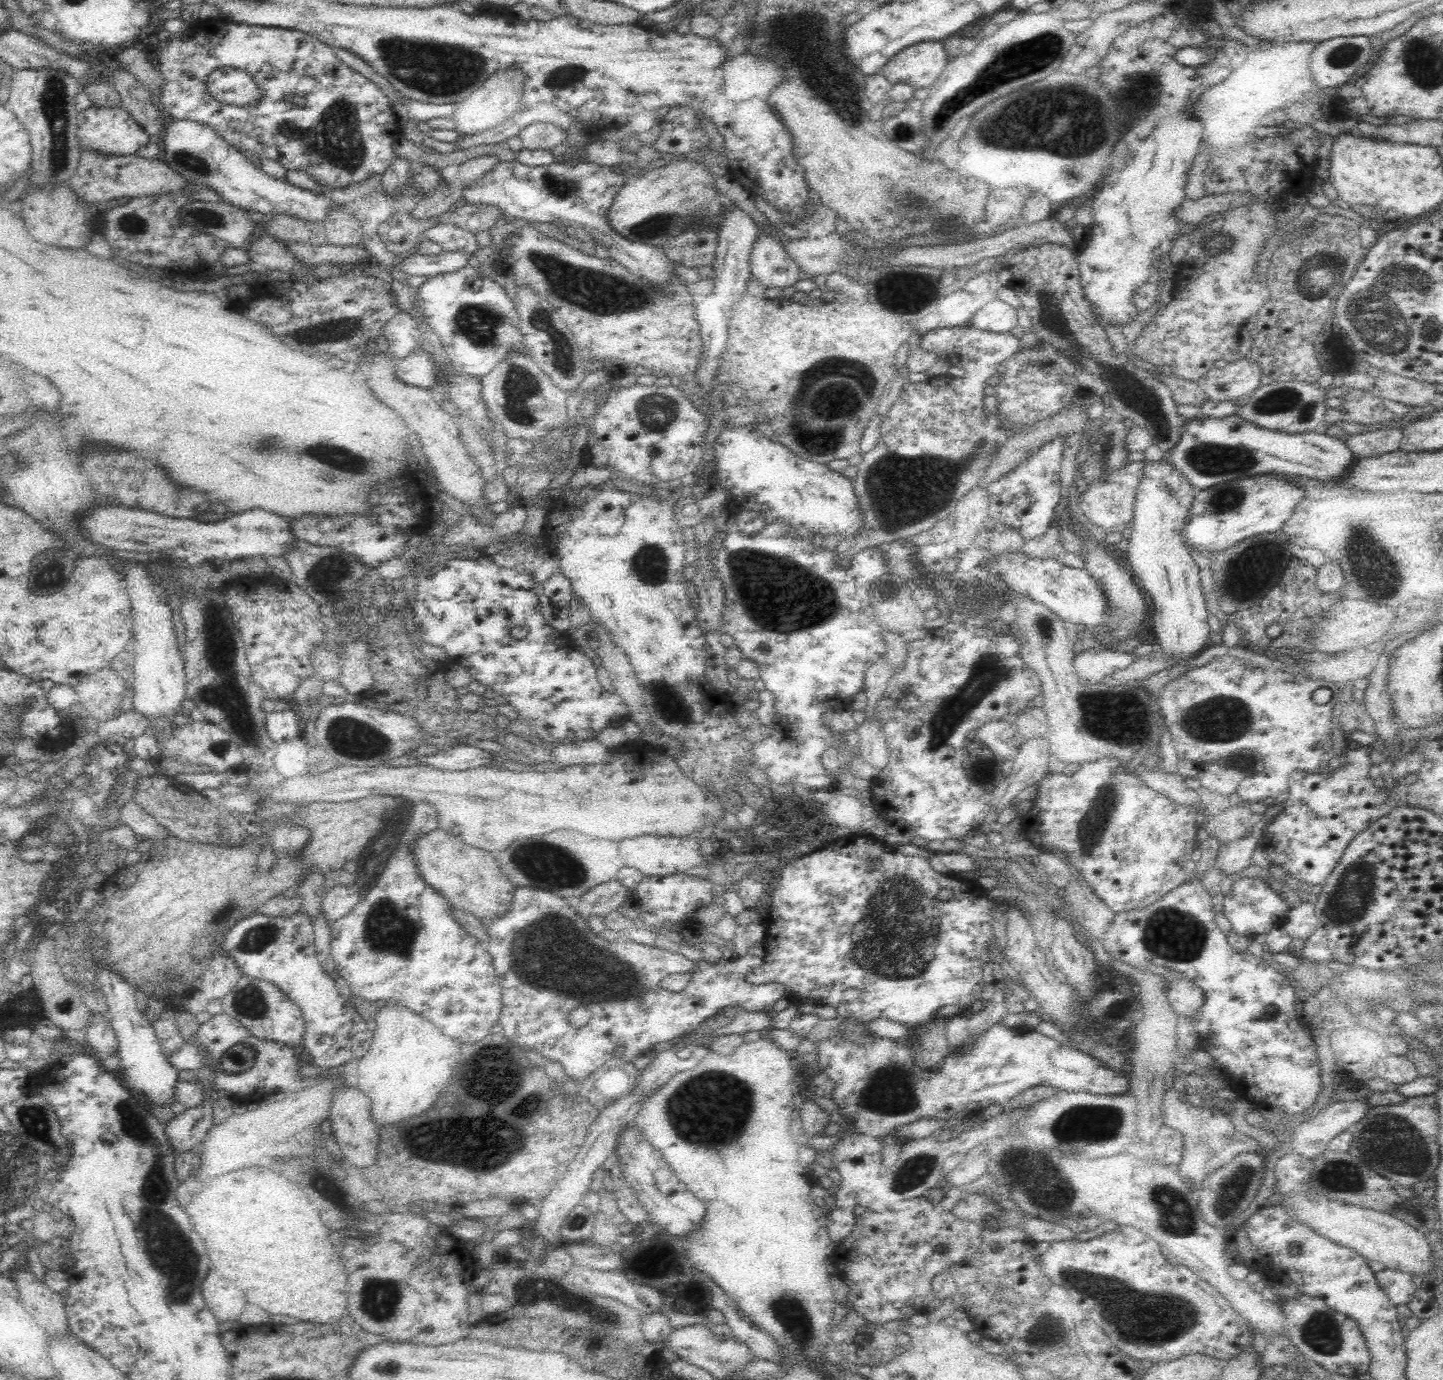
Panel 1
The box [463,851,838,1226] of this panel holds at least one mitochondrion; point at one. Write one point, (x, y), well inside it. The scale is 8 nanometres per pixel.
(604, 978)

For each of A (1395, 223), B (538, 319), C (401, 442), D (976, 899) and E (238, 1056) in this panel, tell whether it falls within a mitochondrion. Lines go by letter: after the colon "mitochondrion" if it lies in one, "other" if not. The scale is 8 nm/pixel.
A: other
B: mitochondrion
C: other
D: other
E: mitochondrion

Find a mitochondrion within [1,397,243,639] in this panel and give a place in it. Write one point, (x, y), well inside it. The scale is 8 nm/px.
(45, 580)

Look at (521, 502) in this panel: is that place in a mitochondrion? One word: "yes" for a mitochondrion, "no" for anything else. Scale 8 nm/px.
no

